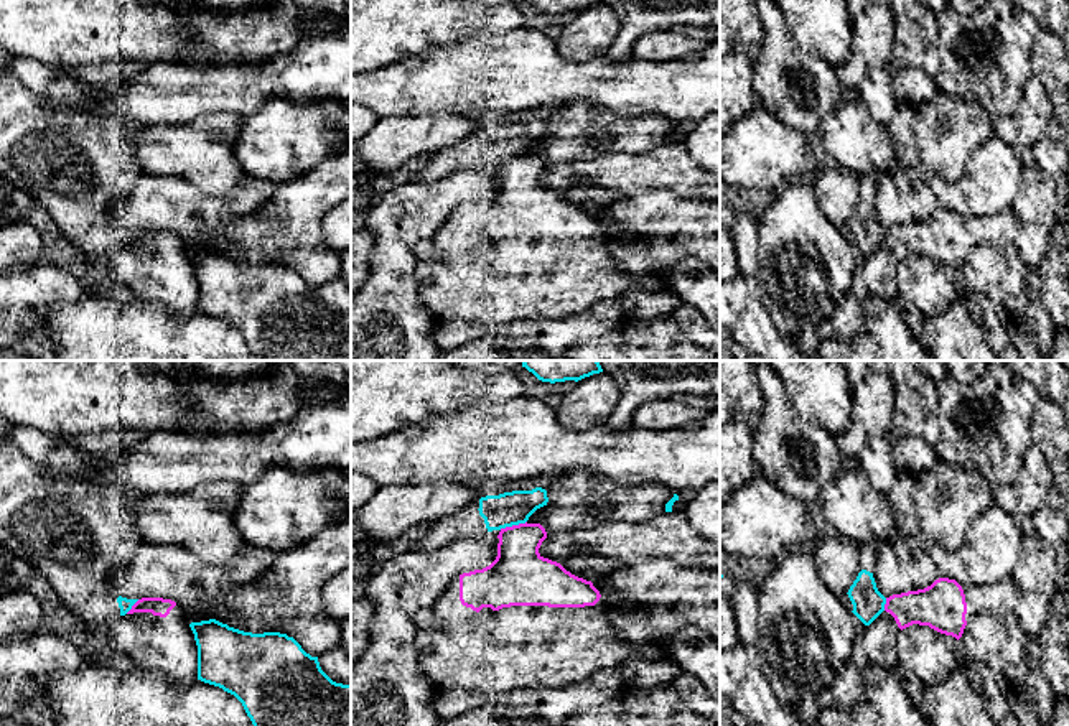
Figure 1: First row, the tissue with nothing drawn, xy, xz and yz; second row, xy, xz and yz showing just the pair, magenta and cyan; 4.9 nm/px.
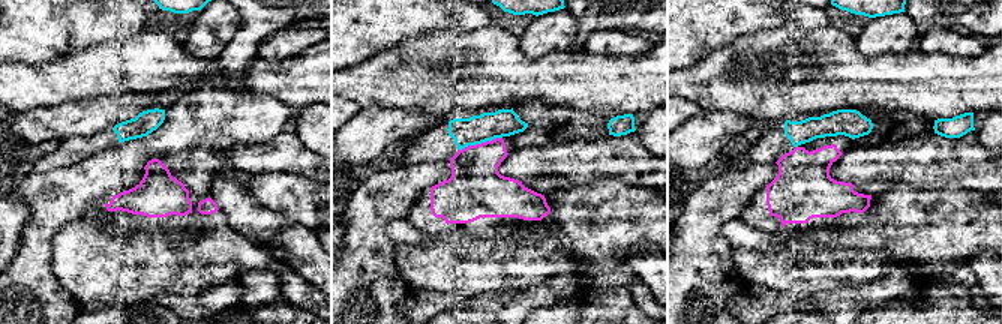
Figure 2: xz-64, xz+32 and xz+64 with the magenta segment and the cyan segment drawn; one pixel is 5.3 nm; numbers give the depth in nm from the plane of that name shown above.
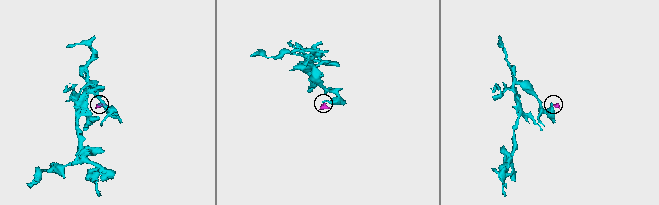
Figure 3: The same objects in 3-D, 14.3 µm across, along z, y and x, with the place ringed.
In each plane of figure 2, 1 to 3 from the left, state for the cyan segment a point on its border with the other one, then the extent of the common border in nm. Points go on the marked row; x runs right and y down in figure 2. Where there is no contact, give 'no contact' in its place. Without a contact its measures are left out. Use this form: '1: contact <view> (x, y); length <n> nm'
1: no contact
2: contact xz+32 (479, 144); length 260 nm
3: no contact

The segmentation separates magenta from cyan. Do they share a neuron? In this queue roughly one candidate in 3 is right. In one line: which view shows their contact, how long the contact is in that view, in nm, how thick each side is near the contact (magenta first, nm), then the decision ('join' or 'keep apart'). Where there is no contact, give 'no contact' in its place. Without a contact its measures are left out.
meets magenta in xz; contact 140 nm long; 280 nm thick on the magenta side, 170 nm on the other; keep apart

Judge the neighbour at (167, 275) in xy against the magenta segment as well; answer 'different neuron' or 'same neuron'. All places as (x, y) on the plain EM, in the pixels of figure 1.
same neuron

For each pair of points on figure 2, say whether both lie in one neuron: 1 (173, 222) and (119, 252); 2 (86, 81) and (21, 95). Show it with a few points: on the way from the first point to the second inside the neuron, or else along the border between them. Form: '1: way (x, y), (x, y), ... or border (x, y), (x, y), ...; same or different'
1: way (159, 231), (146, 233), (132, 246); same
2: way (69, 81), (38, 86); same

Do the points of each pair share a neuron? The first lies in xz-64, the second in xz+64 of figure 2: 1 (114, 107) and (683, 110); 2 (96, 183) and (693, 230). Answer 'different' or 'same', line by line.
1: different
2: same

